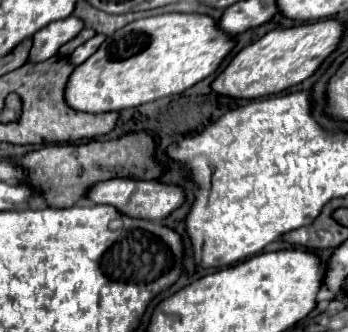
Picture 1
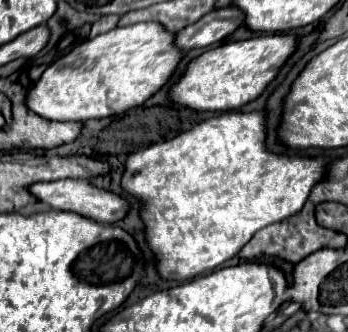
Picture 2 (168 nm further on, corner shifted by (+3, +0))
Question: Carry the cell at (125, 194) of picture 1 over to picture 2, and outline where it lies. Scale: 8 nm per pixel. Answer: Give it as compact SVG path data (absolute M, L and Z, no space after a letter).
M55 180L55 182L37 182L29 188L41 202L47 202L51 204L55 210L69 210L69 212L77 212L81 216L87 216L87 218L93 218L97 222L103 222L103 224L115 224L119 220L123 220L131 206L129 202L115 194L115 192L109 192L109 190L101 190L97 186L93 186L91 182L87 180Z

